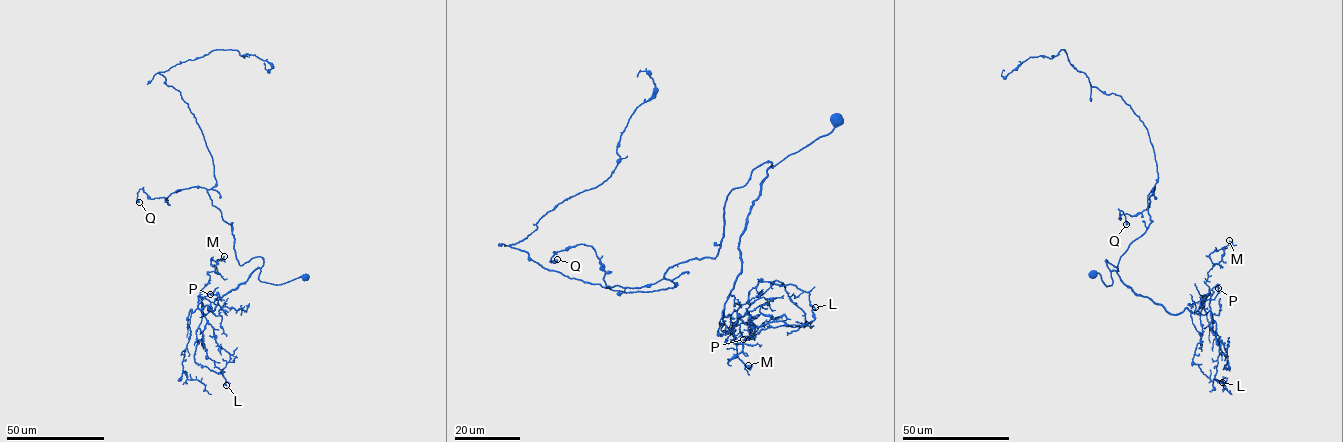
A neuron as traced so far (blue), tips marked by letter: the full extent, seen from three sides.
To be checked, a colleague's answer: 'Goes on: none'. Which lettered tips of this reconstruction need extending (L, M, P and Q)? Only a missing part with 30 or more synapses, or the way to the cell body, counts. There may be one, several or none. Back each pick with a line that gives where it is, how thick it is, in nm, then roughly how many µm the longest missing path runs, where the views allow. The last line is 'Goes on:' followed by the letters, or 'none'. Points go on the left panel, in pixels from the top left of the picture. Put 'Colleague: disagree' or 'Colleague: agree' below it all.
Goes on: none
Colleague: agree

